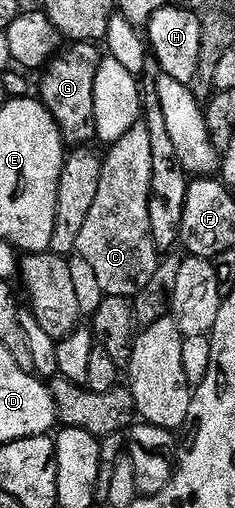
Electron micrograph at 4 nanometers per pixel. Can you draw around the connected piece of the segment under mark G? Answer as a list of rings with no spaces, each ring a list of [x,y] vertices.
[[[77,42],[68,47],[68,50],[67,47],[60,49],[42,71],[43,79],[37,82],[37,97],[59,125],[64,143],[79,148],[96,141],[93,82],[96,79],[101,52],[94,42]]]

